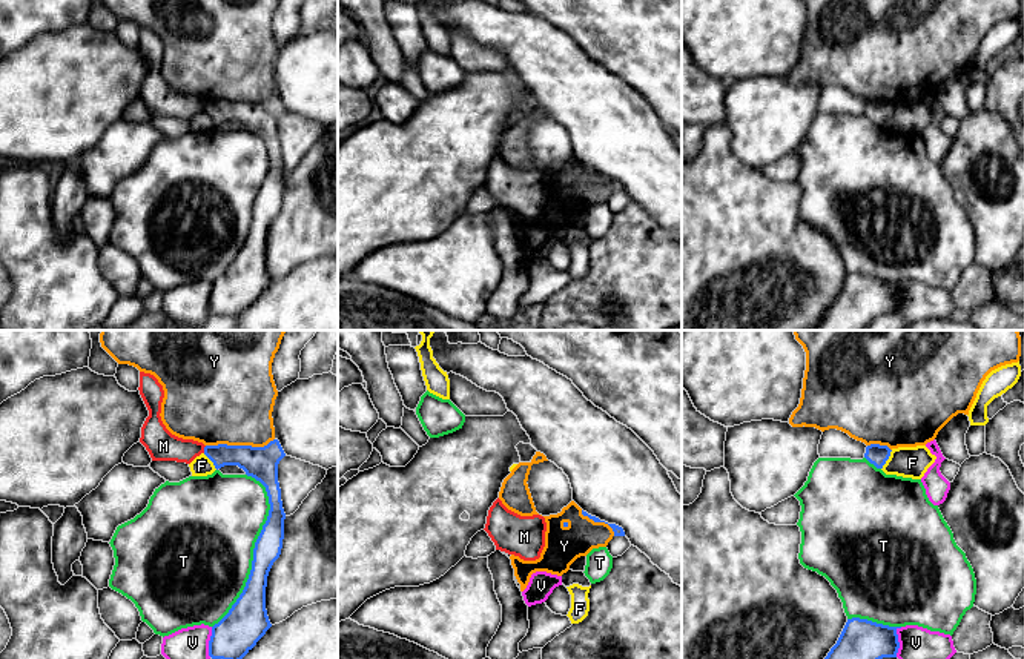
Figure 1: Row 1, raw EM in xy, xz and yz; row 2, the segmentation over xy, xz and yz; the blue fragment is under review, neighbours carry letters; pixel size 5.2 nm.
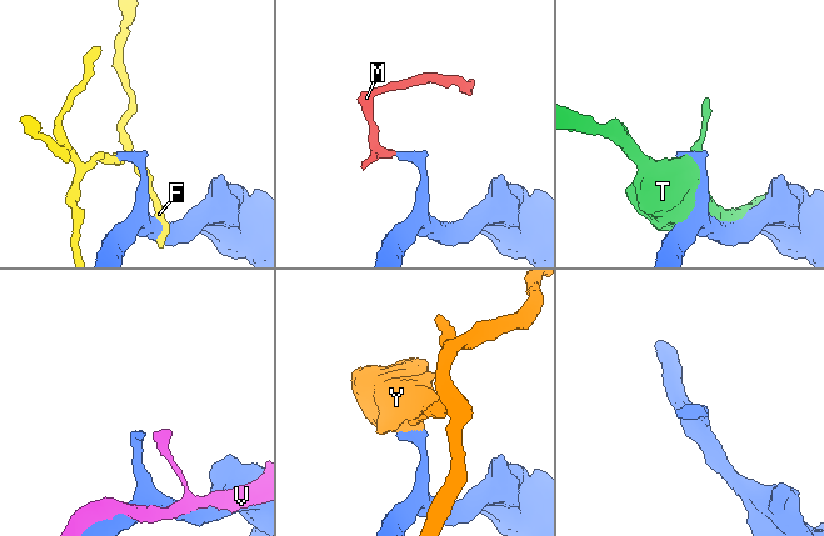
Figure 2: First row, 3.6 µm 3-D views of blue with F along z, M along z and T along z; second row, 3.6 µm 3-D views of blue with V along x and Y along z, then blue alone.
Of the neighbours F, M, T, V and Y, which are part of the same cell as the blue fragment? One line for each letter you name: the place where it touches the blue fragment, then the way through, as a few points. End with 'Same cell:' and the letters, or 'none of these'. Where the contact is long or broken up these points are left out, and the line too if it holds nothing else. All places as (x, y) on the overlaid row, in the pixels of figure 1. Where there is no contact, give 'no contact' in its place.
Same cell: none of these

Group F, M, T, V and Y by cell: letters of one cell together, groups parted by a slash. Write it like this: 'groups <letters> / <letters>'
groups F / M / T / V / Y

